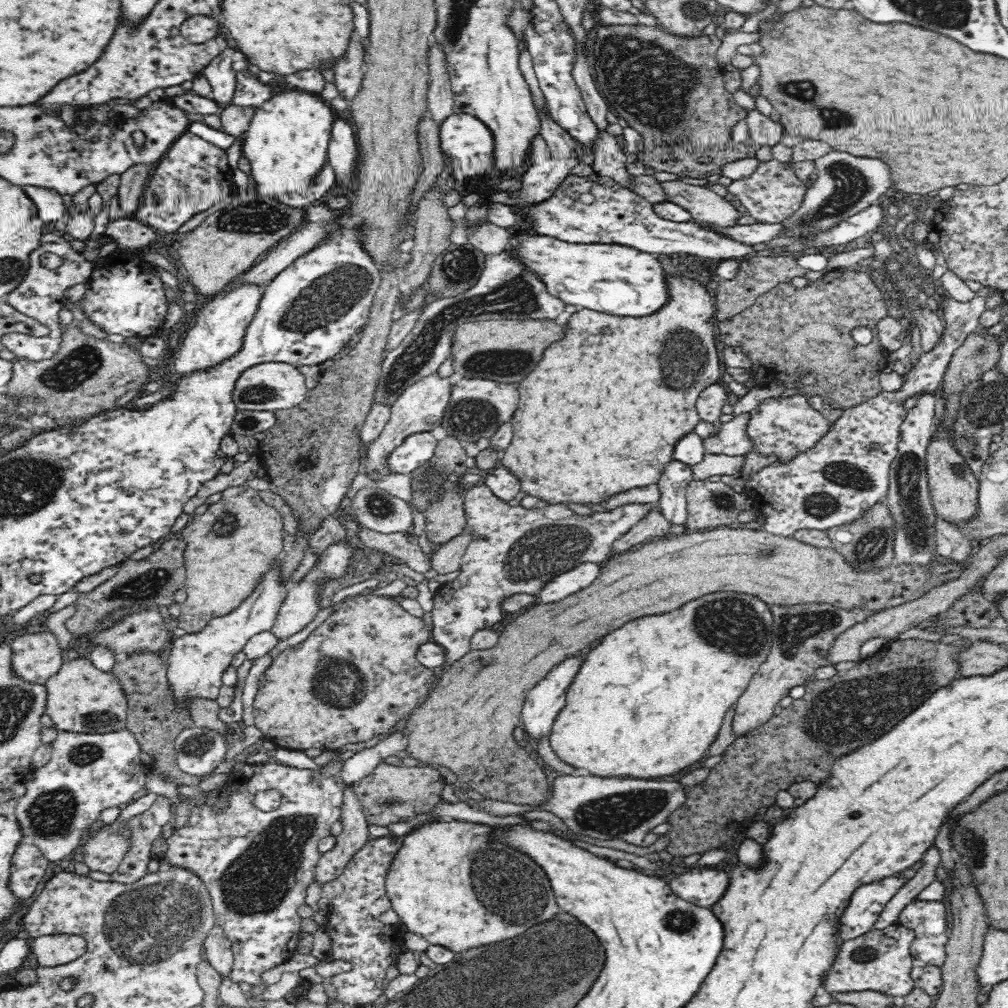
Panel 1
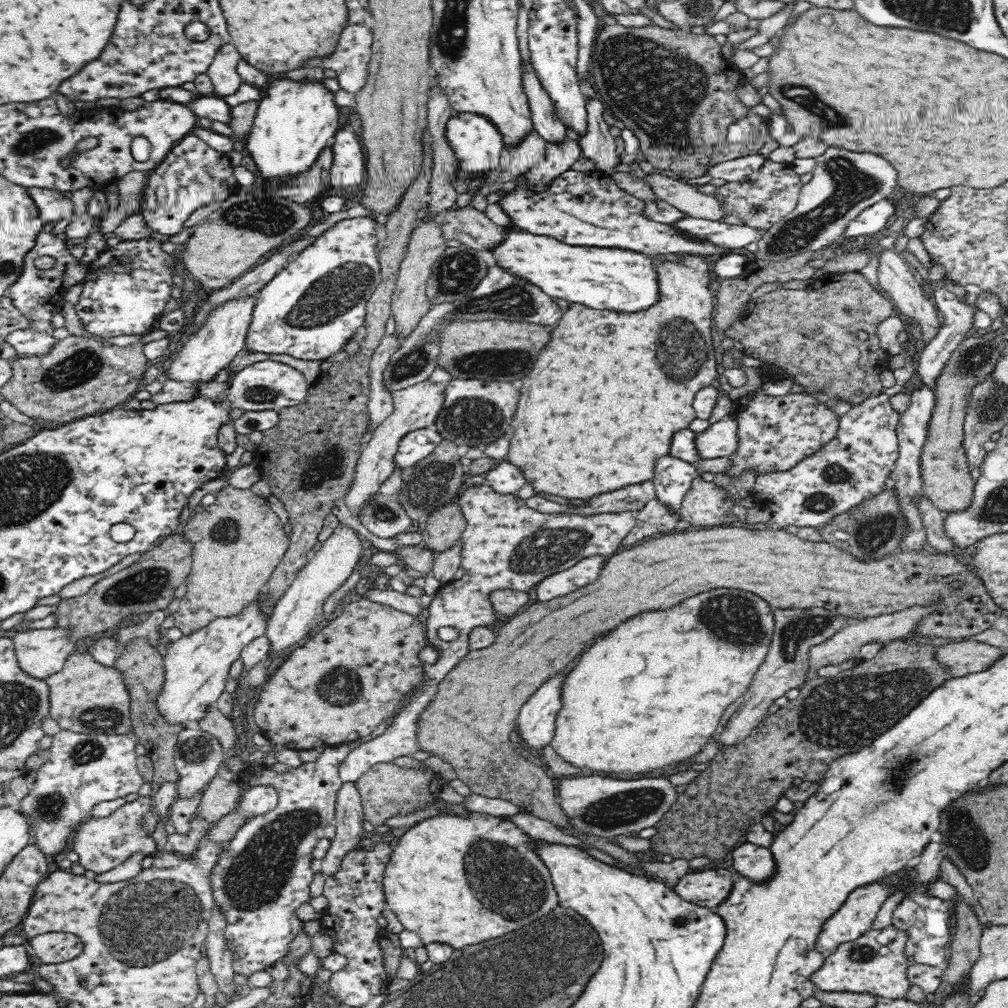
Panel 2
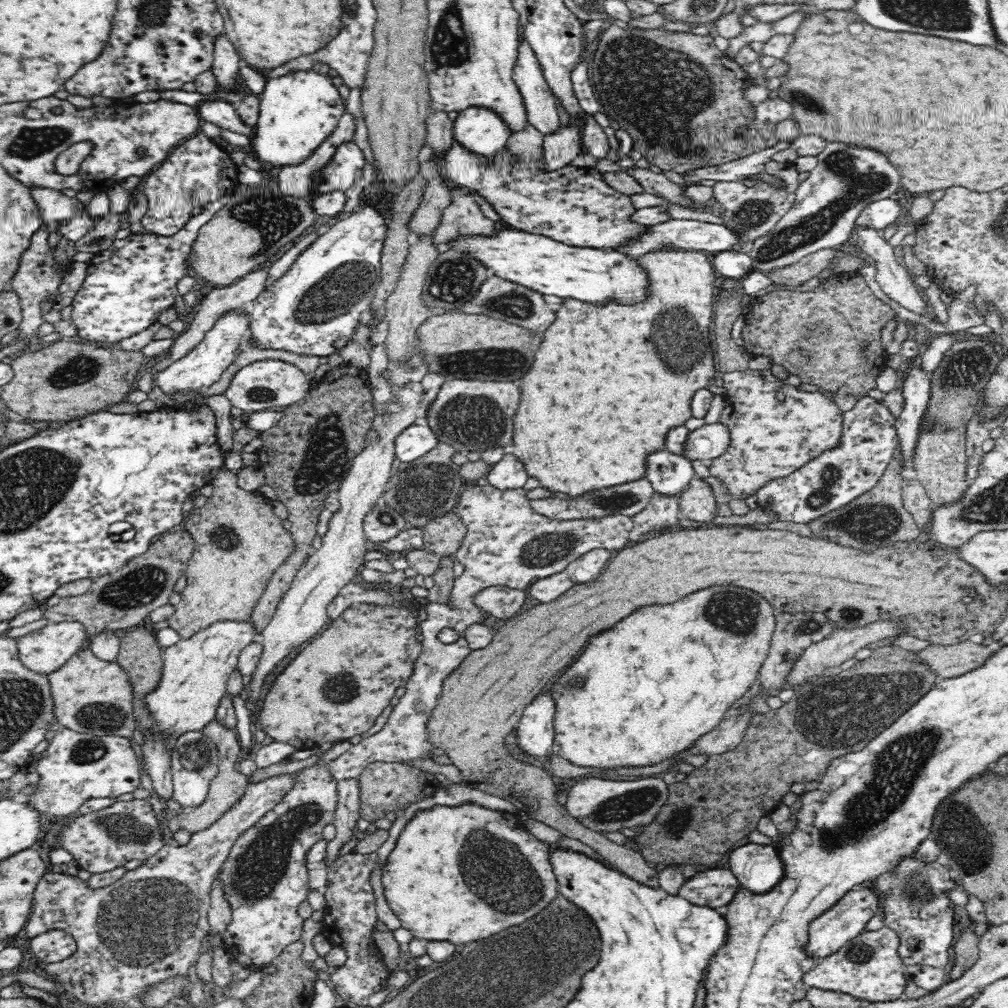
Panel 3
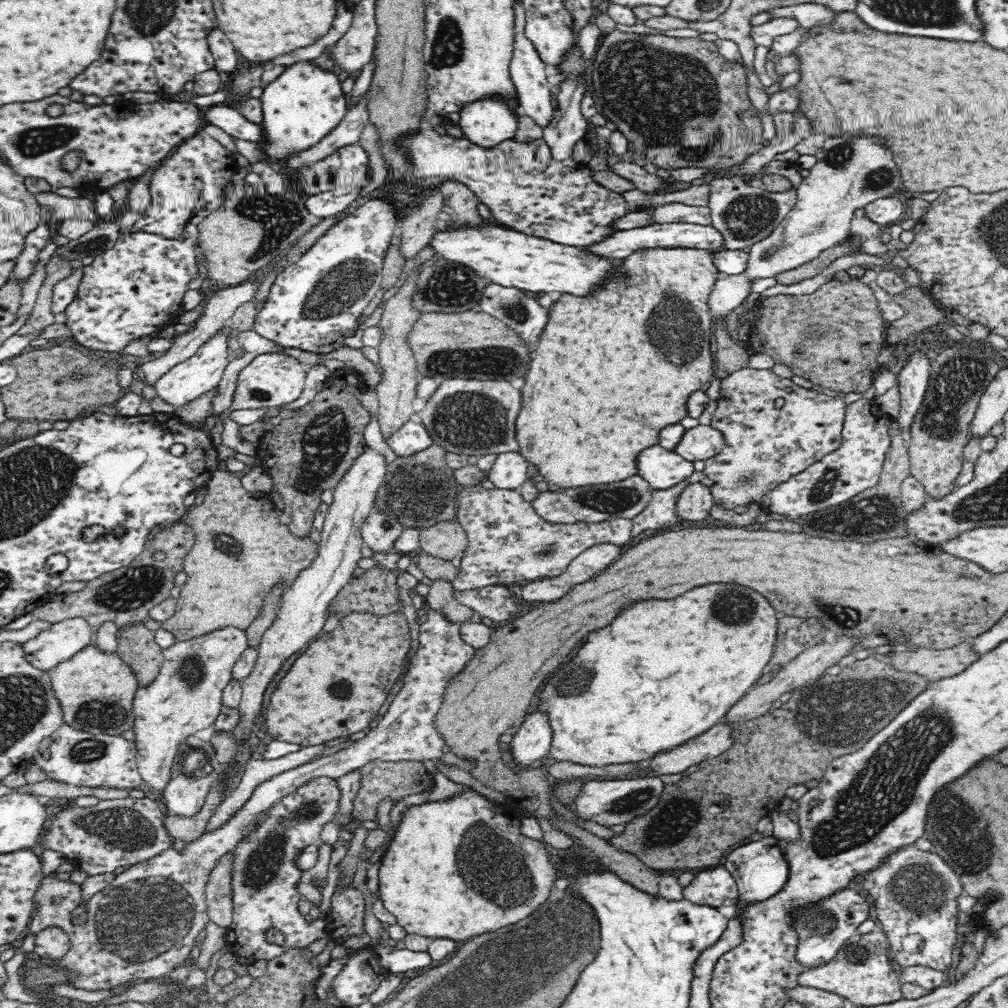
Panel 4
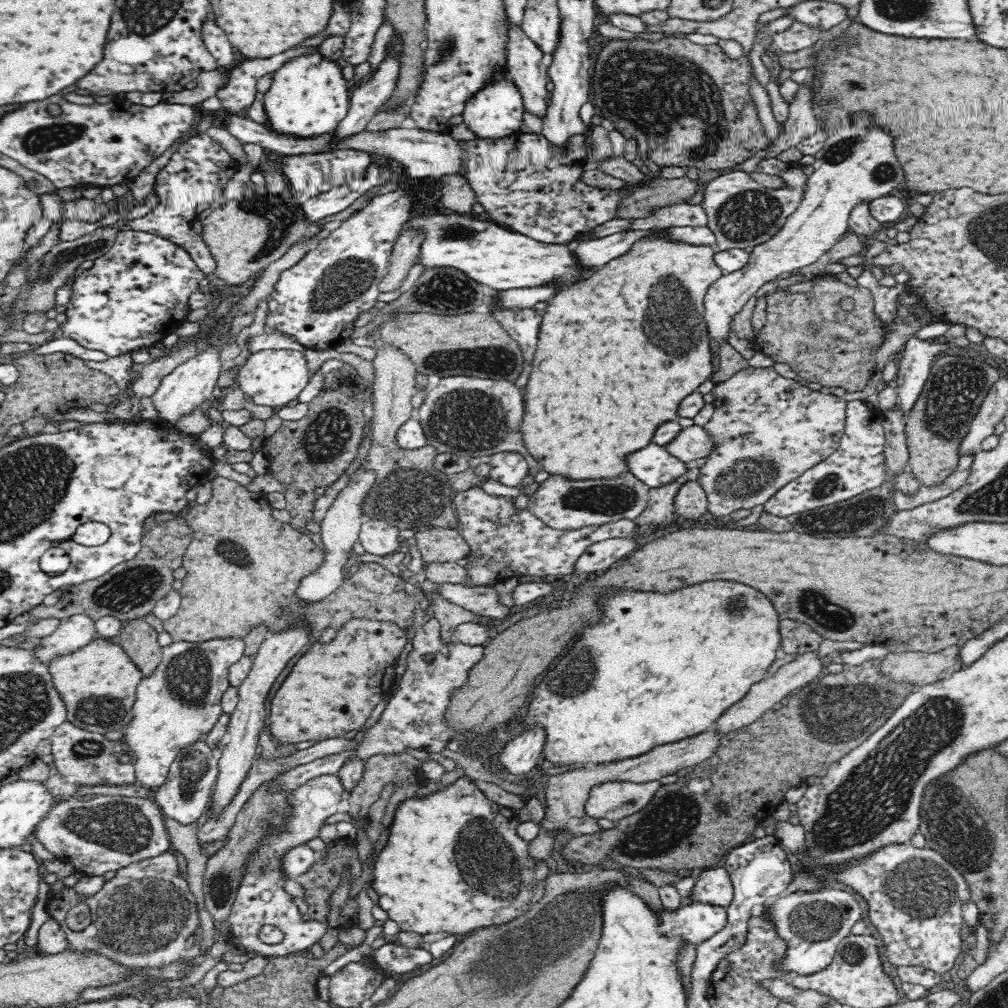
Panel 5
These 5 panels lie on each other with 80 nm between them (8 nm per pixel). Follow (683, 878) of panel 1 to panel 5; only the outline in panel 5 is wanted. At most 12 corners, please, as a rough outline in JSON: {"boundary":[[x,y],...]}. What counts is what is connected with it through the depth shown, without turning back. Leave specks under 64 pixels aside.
{"boundary":[[723,865],[705,868],[693,902],[726,908],[733,884]]}

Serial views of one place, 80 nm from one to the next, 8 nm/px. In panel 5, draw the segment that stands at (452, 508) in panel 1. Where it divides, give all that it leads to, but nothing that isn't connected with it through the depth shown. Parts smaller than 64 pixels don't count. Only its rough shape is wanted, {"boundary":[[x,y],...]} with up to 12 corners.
{"boundary":[[419,529],[422,571],[434,562],[456,563],[469,555],[458,530]]}

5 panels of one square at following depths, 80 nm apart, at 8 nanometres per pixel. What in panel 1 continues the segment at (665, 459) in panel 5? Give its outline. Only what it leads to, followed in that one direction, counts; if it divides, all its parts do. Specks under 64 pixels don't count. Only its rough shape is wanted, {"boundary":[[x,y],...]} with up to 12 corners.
{"boundary":[[672,460],[656,482],[659,512],[686,525],[692,467]]}

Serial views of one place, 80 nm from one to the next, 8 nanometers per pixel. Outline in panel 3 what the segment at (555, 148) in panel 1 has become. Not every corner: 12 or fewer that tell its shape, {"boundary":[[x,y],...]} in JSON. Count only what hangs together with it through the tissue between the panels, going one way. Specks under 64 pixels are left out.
{"boundary":[[524,36],[512,68],[529,123],[558,130],[556,100]]}

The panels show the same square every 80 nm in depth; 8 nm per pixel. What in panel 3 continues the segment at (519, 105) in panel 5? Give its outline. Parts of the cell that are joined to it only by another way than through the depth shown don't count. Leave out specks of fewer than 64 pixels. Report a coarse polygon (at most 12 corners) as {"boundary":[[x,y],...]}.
{"boundary":[[483,107],[458,113],[456,142],[492,159],[511,128]]}

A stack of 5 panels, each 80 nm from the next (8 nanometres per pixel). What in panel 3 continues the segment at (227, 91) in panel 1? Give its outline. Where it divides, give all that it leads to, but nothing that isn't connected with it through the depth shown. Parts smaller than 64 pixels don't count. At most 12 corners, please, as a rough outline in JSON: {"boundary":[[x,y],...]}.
{"boundary":[[215,37],[211,71],[221,91],[236,86],[239,53]]}

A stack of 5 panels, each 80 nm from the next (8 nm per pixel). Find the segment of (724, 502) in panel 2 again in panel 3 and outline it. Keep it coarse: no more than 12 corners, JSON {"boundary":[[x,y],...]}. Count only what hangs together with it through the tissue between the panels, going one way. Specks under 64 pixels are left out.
{"boundary":[[698,477],[680,495],[679,512],[692,522],[716,518],[710,485]]}

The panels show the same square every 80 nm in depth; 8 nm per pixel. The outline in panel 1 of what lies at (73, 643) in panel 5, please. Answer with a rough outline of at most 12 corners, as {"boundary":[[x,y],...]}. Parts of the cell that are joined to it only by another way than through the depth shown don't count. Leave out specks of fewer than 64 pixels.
{"boundary":[[48,632],[12,640],[12,671],[45,684],[60,670],[65,650]]}

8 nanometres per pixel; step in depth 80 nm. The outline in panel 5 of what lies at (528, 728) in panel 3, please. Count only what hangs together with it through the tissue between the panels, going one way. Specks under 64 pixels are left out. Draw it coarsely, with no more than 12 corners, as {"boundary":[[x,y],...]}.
{"boundary":[[544,729],[504,744],[498,761],[514,776],[534,773]]}

